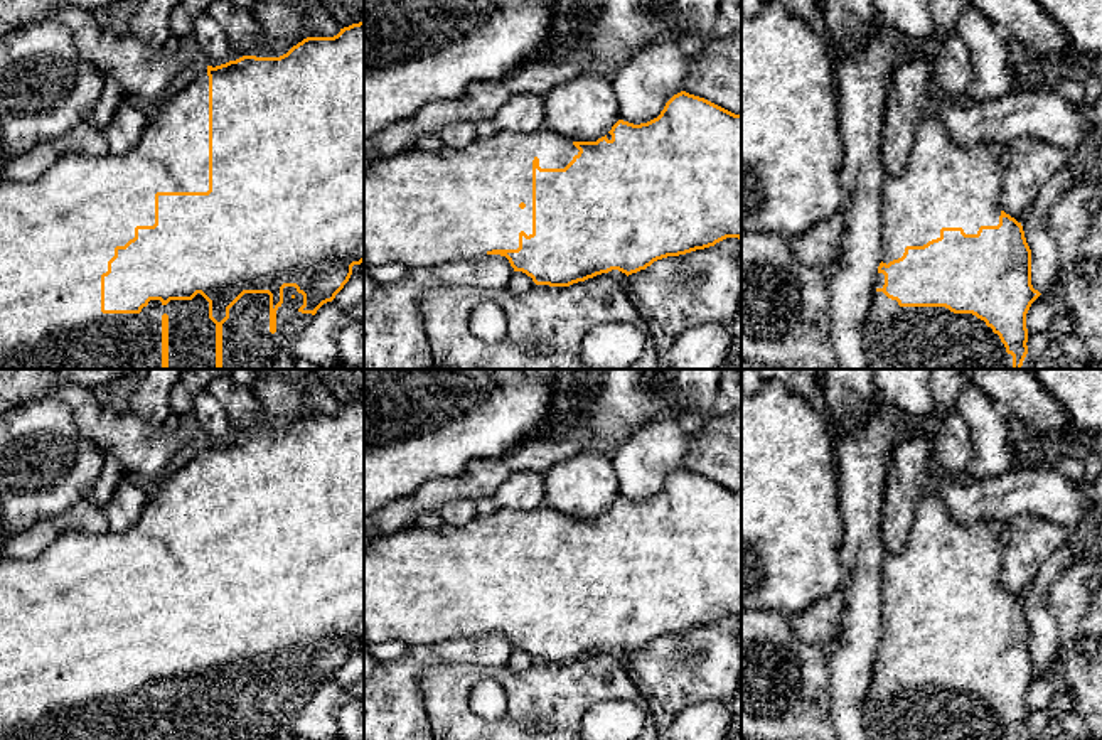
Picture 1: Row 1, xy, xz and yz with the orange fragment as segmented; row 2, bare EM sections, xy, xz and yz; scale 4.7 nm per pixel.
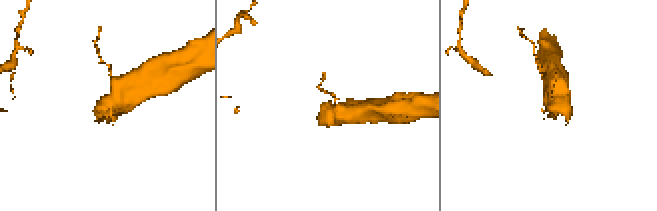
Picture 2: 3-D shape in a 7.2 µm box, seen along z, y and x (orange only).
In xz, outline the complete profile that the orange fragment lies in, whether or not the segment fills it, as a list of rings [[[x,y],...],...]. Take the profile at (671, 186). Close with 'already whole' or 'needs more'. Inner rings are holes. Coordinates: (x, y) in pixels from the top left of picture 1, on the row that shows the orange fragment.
[[[686,91],[674,94],[657,118],[640,125],[618,120],[596,142],[571,142],[548,126],[531,133],[499,130],[489,138],[477,137],[463,148],[443,145],[440,152],[425,152],[415,147],[394,158],[364,165],[364,263],[367,266],[403,263],[408,268],[425,268],[457,260],[473,261],[485,255],[500,255],[509,260],[514,271],[526,273],[536,285],[570,287],[612,270],[629,276],[645,270],[657,260],[704,249],[726,238],[741,238],[741,115]]] | needs more

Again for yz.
[[[933,113],[917,121],[907,165],[900,175],[886,175],[881,194],[881,263],[875,276],[871,307],[861,330],[868,369],[1021,369],[1028,354],[1026,314],[1041,293],[1031,285],[1031,249],[1026,243],[1023,226],[999,206],[1001,185],[1003,169],[989,145],[957,145]]] | needs more

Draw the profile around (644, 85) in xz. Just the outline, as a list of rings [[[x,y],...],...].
[[[659,40],[635,52],[613,76],[620,120],[640,125],[661,115],[666,103],[684,91],[691,47]]]

